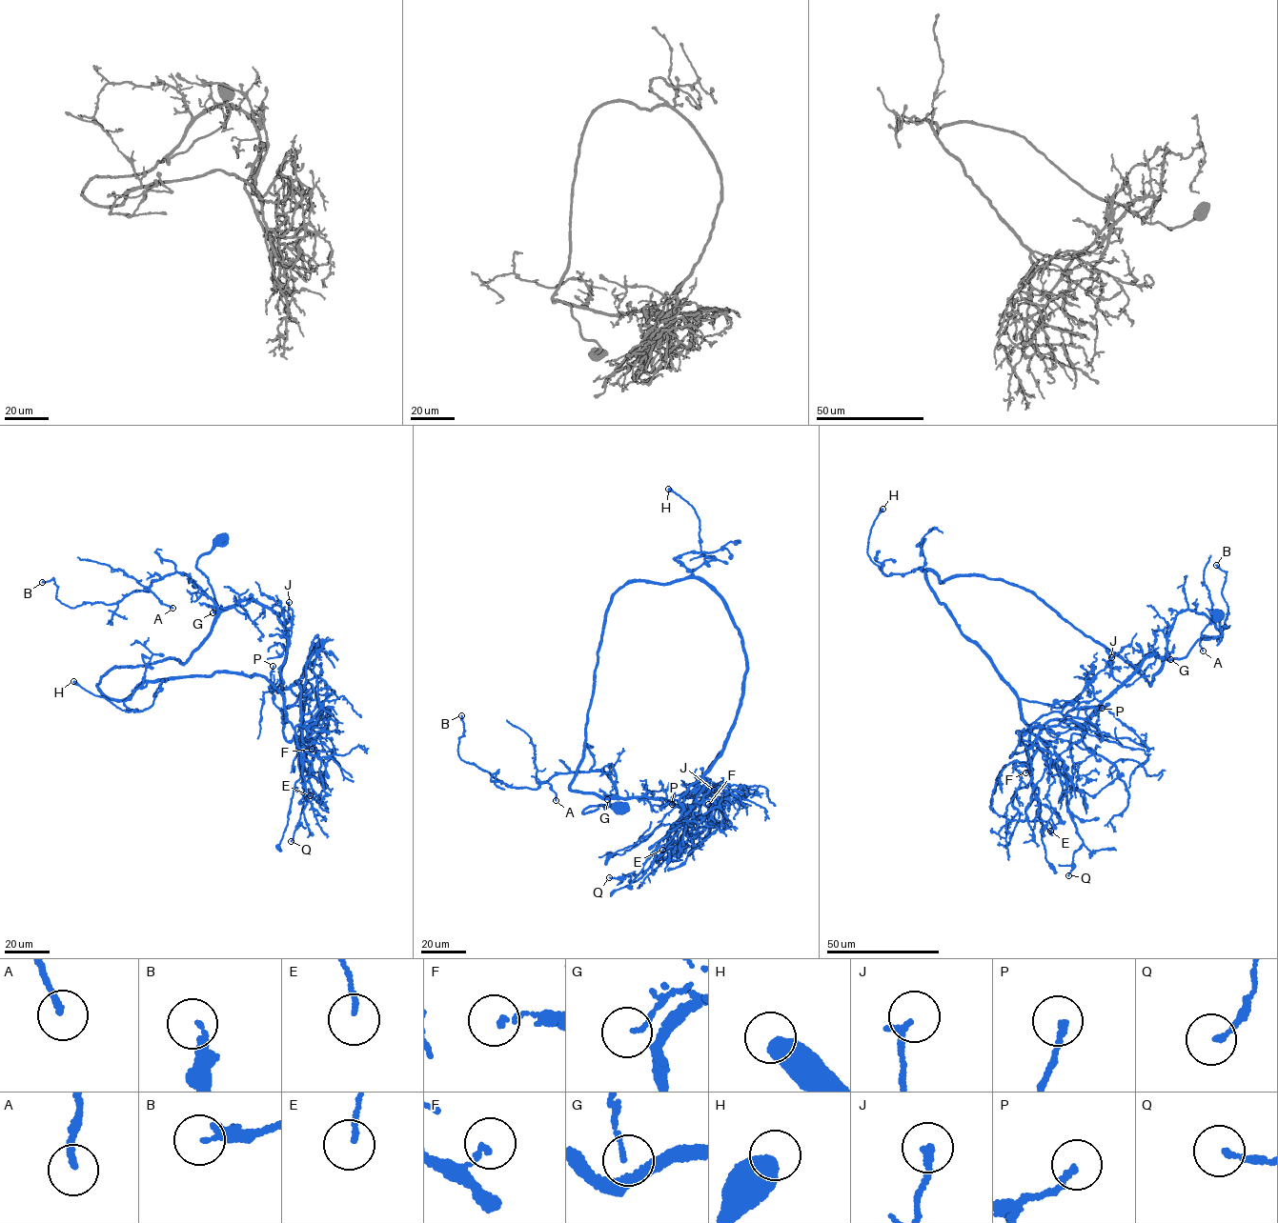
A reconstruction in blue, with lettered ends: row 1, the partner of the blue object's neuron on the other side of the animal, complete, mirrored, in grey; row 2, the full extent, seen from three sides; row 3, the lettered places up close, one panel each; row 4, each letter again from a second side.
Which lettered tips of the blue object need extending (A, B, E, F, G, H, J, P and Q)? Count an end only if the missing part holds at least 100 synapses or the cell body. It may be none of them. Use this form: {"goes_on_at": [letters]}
{"goes_on_at": []}

